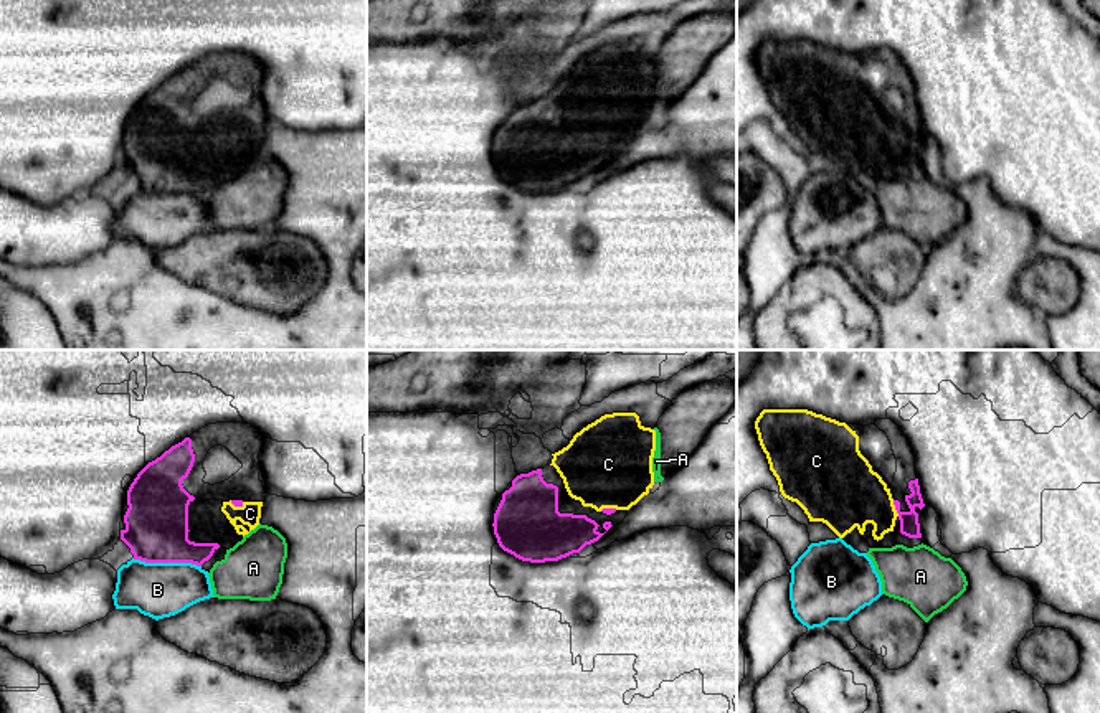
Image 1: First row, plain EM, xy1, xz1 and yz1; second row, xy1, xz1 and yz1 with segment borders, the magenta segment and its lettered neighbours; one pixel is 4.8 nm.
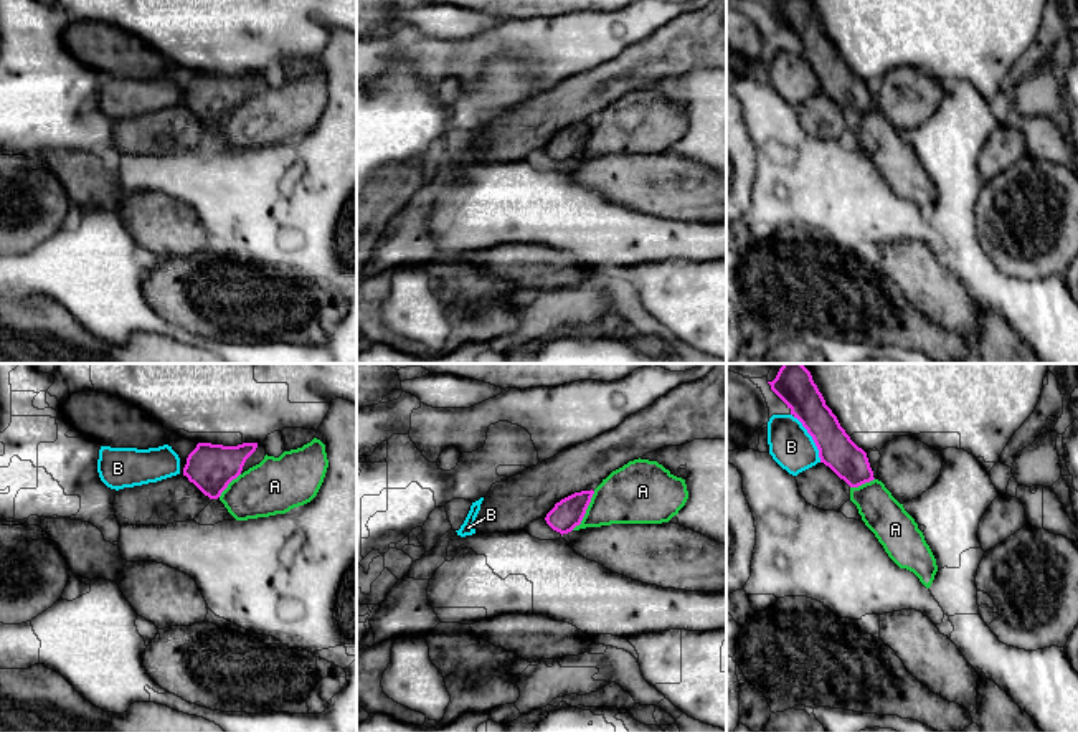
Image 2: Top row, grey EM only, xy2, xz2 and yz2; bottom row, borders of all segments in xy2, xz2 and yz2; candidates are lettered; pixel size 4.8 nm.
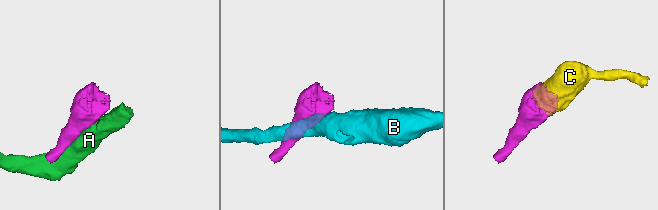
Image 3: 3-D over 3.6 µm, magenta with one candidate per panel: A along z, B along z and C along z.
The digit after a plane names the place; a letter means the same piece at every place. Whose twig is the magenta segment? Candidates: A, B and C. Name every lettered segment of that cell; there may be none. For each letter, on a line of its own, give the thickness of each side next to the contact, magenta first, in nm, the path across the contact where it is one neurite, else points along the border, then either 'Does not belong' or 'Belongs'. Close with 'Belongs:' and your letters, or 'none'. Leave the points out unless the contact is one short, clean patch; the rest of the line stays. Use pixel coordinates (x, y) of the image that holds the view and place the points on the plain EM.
A: Thickness 150 nm (magenta) against 280 nm. Does not belong
B: Thickness 300 nm (magenta) against 280 nm. Does not belong
C: Thickness 100 nm (magenta) against 320 nm. Belongs
Belongs: C

